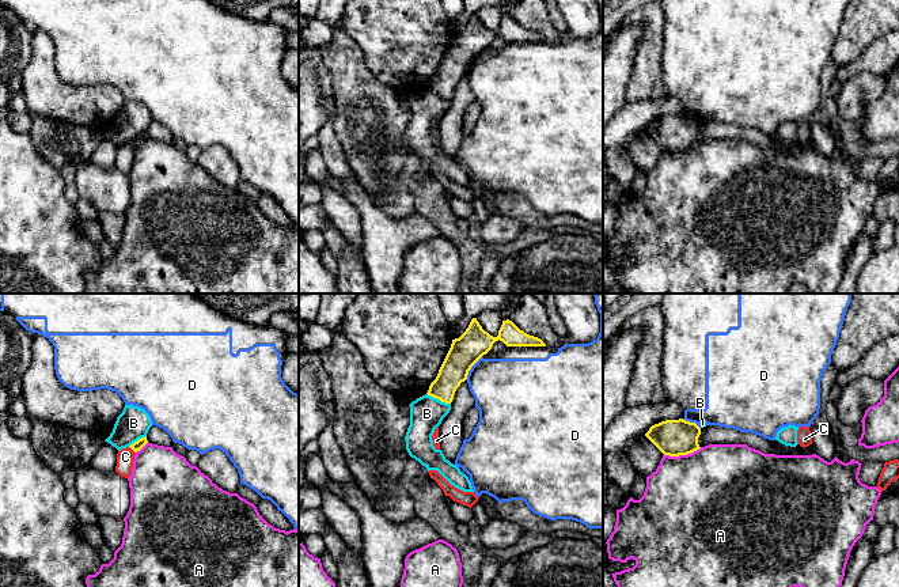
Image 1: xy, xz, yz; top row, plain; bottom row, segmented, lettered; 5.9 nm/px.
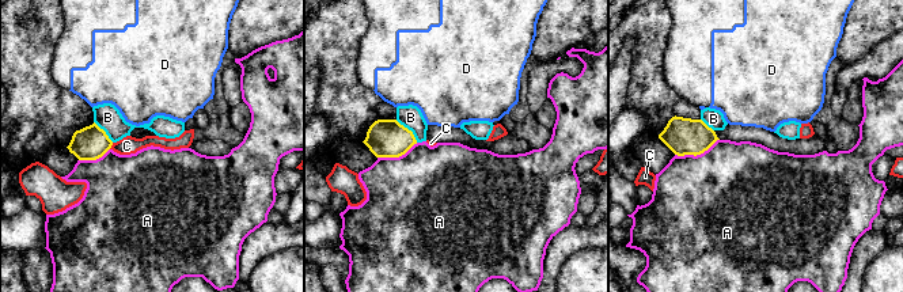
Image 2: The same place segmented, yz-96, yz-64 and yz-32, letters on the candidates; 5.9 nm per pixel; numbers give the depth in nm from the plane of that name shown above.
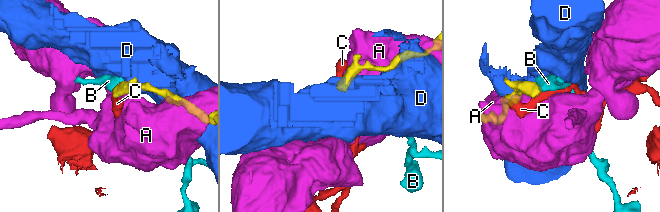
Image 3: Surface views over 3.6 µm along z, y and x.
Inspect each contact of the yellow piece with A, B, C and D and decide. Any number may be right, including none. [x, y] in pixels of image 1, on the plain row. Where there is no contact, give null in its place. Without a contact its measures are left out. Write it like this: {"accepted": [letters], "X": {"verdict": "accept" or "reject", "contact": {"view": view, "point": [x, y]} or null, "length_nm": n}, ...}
{"accepted": [], "A": {"verdict": "reject", "contact": {"view": "yz", "point": [682, 150]}, "length_nm": 220}, "B": {"verdict": "reject", "contact": {"view": "xz", "point": [439, 94]}, "length_nm": 160}, "C": {"verdict": "reject", "contact": {"view": "xy", "point": [132, 144]}, "length_nm": 60}, "D": {"verdict": "reject", "contact": {"view": "xz", "point": [470, 64]}, "length_nm": 170}}

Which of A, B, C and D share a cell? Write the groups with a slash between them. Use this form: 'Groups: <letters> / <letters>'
Groups: A / B C / D

